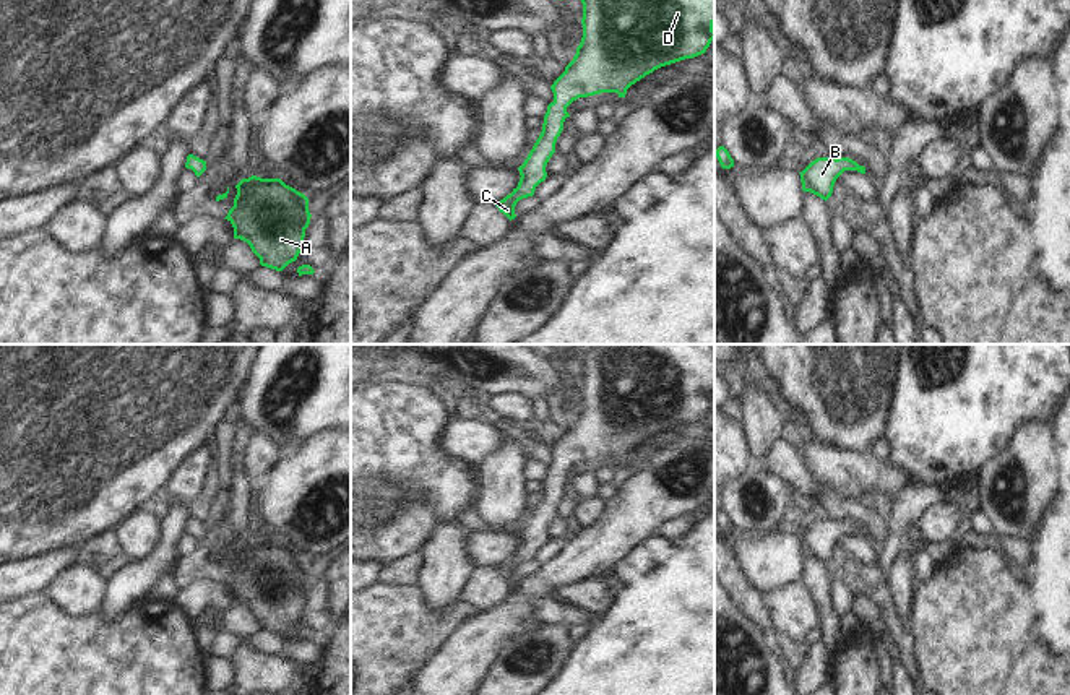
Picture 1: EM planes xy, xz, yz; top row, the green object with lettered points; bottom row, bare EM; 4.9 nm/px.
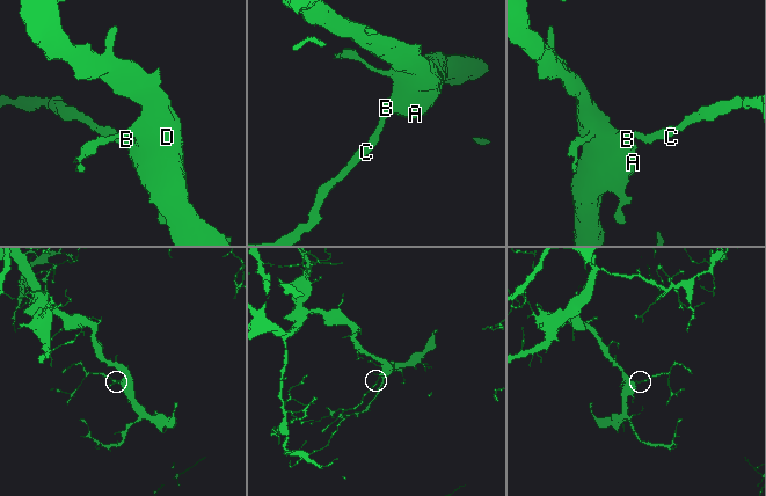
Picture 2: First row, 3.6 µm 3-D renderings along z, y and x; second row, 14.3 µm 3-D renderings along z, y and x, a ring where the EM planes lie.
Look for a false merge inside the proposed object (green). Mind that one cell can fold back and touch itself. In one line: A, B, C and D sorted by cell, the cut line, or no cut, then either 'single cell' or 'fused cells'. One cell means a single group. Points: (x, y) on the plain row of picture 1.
A B C D | no cut | single cell

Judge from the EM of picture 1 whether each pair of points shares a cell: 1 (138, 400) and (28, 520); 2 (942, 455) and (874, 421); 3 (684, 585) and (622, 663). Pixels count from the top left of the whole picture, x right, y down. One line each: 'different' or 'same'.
1: same
2: different
3: same

